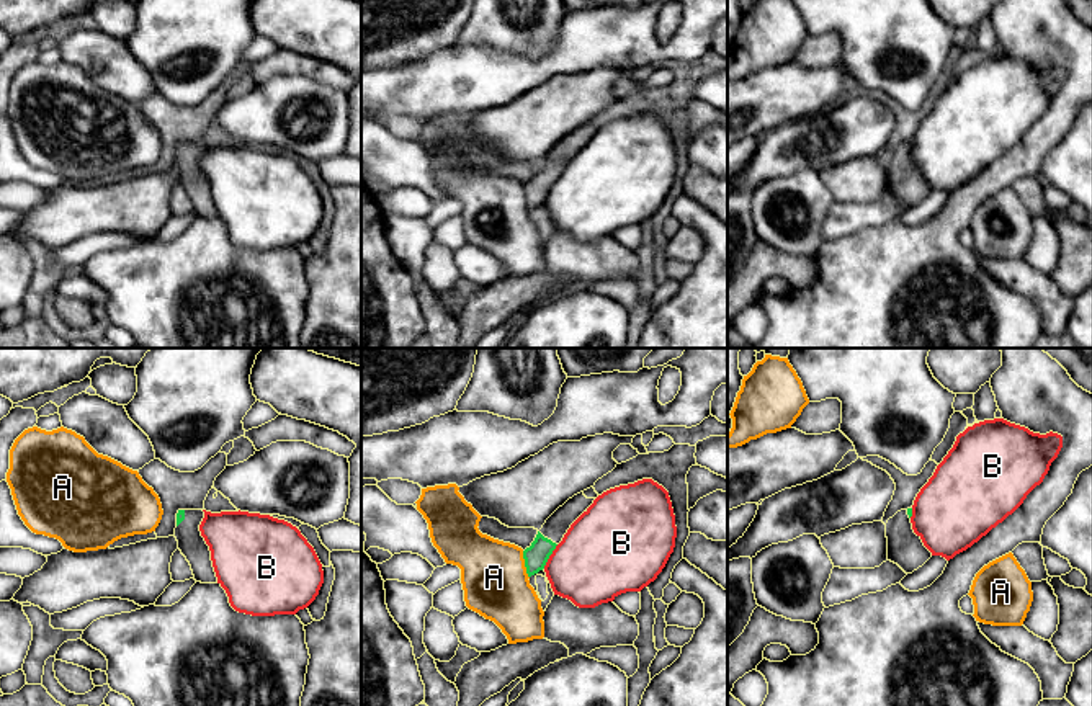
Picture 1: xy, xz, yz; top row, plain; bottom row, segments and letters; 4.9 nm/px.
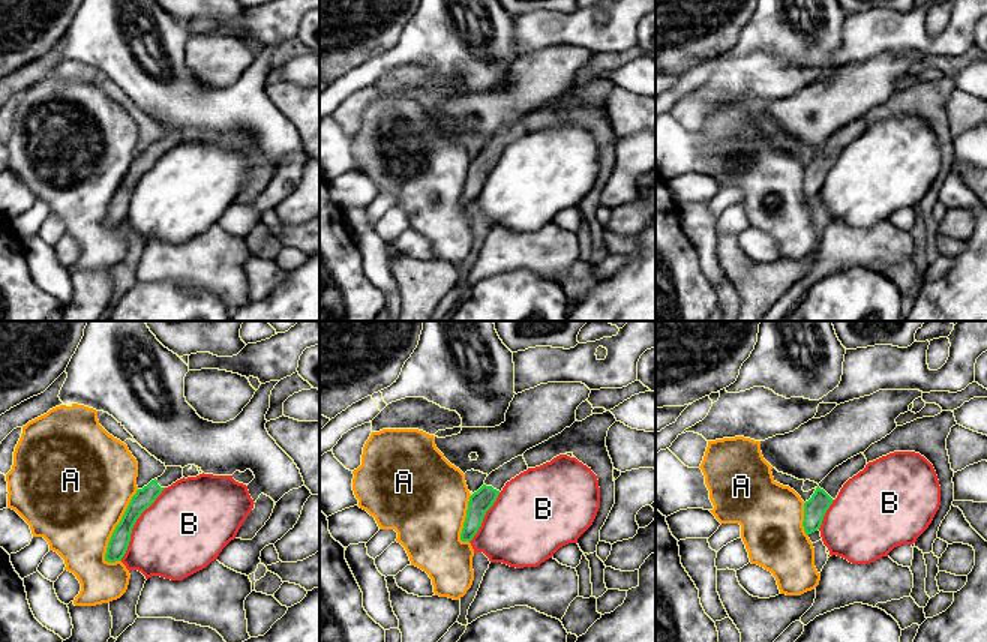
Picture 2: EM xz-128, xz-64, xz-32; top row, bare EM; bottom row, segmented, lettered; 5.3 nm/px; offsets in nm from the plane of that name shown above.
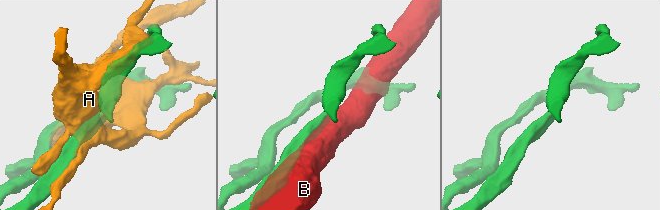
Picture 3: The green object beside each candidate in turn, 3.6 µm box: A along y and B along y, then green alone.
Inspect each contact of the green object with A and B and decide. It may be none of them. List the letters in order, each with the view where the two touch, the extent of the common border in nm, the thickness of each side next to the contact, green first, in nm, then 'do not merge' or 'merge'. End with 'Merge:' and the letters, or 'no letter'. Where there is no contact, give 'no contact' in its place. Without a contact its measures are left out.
A: contact in xz; length 140 nm; calibres 120 and 320 nm; do not merge
B: contact in xz; length 140 nm; calibres 120 and 420 nm; do not merge
Merge: no letter

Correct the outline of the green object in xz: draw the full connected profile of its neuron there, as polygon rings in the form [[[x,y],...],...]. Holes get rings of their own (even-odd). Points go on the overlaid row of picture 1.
[[[593,487],[574,495],[559,507],[538,531],[530,547],[523,551],[528,577],[544,569],[549,556],[562,541],[571,525],[593,503],[598,497]]]

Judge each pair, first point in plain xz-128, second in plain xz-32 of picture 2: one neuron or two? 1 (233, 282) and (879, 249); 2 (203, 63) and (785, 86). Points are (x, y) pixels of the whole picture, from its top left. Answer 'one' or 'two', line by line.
1: one
2: two

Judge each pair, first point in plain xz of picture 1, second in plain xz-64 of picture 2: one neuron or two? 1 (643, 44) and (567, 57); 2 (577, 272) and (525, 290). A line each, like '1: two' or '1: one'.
1: two
2: two

